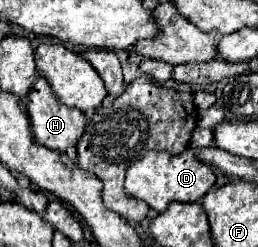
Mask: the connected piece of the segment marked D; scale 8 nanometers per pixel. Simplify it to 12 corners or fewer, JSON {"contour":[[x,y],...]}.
{"contour":[[192,148],[148,152],[126,172],[126,192],[156,212],[200,202],[212,166]]}

